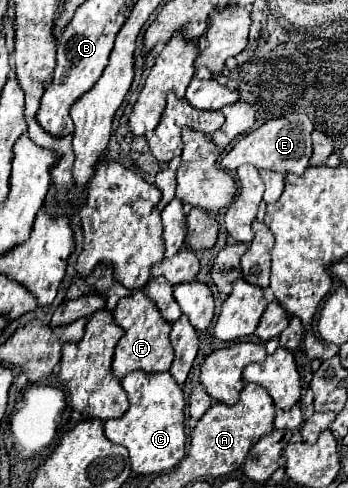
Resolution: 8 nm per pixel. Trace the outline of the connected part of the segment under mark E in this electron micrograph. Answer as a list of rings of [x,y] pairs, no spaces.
[[[291,113],[291,115],[283,115],[279,119],[271,119],[271,121],[263,123],[259,129],[241,137],[233,145],[233,149],[229,153],[225,153],[225,157],[221,159],[221,167],[227,171],[237,171],[241,165],[249,163],[257,169],[271,169],[271,171],[279,171],[279,173],[301,175],[309,167],[309,159],[313,153],[311,131],[313,131],[313,123],[303,113]]]

